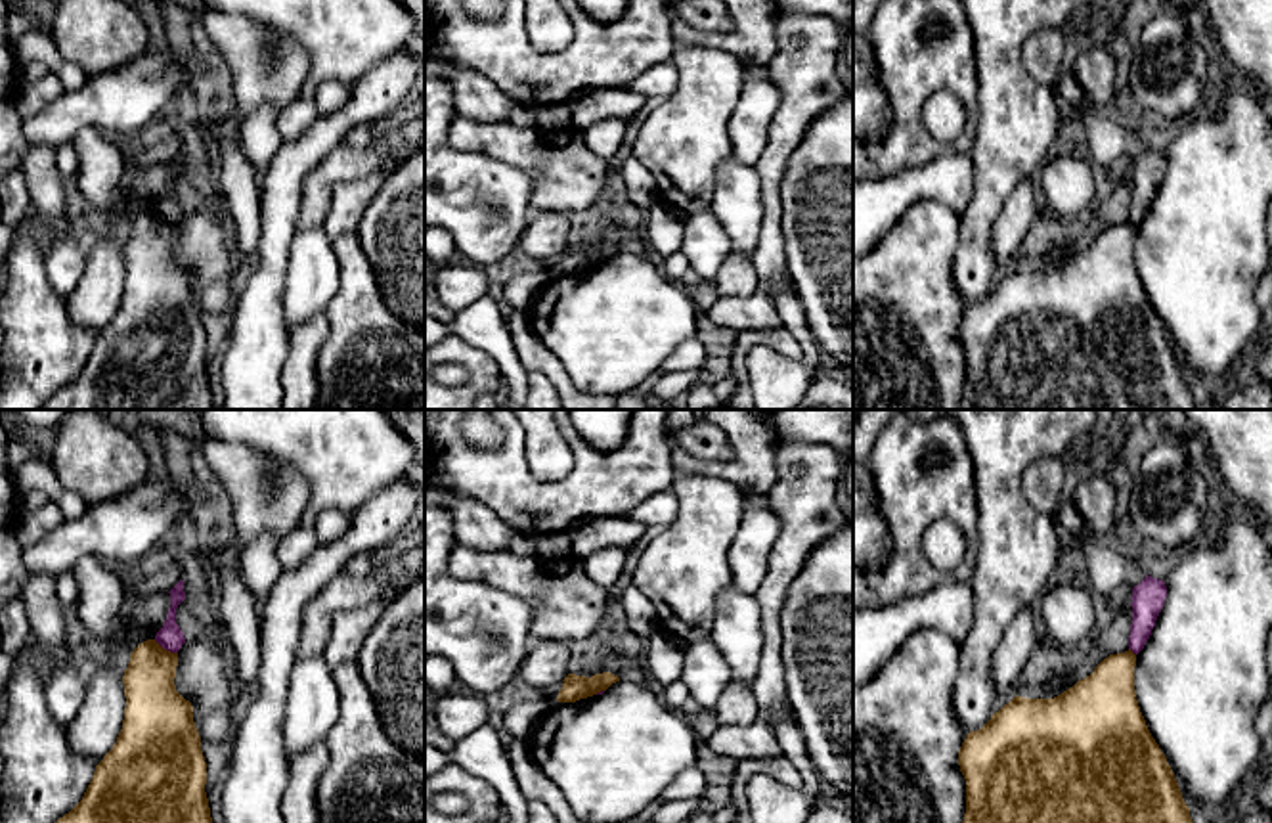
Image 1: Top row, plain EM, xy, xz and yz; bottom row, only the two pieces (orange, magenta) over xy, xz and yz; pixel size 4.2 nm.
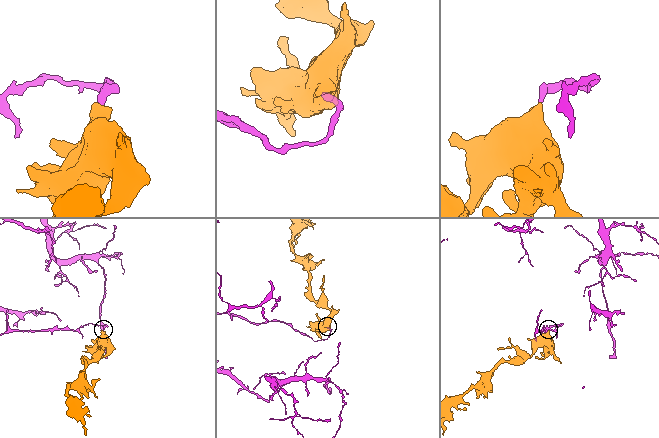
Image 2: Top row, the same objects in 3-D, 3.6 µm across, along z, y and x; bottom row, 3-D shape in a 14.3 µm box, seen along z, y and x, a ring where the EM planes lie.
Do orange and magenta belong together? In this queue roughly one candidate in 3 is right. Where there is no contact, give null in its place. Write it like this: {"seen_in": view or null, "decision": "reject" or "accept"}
{"seen_in": "xy", "decision": "reject"}

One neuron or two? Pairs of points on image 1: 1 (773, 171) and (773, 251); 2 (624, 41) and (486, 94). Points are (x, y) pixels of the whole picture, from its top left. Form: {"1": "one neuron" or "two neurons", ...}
{"1": "one neuron", "2": "two neurons"}

